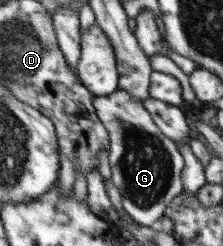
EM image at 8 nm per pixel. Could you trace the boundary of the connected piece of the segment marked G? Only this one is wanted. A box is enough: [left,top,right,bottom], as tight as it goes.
[95,90,184,226]

